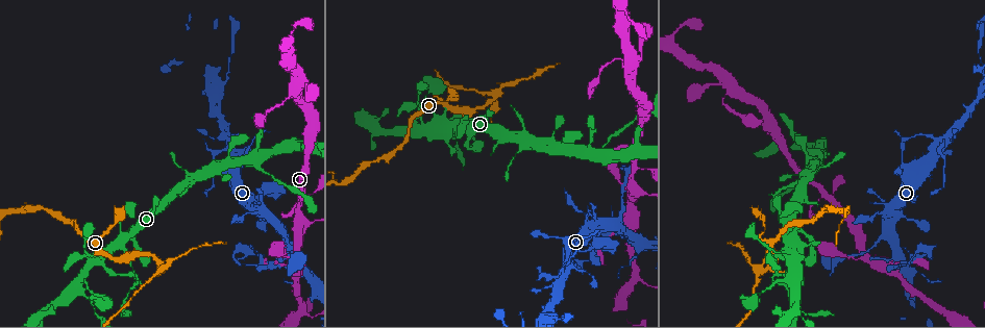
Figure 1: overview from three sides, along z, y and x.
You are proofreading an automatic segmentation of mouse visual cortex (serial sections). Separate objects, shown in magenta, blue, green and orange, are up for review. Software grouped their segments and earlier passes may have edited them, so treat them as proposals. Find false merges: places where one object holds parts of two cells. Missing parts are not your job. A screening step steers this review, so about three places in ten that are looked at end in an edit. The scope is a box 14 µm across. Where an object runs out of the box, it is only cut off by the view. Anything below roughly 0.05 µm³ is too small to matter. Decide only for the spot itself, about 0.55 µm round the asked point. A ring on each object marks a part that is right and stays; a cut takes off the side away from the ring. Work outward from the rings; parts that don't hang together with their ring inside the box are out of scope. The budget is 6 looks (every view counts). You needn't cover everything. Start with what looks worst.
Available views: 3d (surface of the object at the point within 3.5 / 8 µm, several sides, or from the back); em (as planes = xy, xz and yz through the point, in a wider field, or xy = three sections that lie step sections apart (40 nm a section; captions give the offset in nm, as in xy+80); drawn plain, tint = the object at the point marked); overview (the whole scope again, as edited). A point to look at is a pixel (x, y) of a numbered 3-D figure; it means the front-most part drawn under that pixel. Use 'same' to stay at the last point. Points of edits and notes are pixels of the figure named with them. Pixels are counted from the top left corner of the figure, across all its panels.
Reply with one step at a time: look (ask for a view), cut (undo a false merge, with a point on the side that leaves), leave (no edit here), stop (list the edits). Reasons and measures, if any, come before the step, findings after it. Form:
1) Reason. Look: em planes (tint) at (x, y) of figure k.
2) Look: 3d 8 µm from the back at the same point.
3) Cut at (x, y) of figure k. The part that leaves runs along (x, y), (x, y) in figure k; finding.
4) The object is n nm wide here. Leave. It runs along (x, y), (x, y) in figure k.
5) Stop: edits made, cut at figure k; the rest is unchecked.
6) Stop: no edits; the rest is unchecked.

Sharp bend. Look: 3d 8 µm at (302, 199) of figure 1.

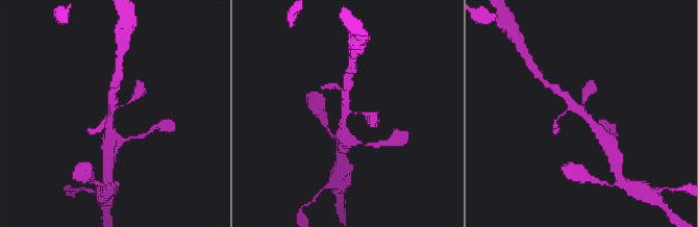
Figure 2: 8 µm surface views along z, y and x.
Zoom in. Look: 3d 3.5 µm from the back at (345, 109) of figure 2.

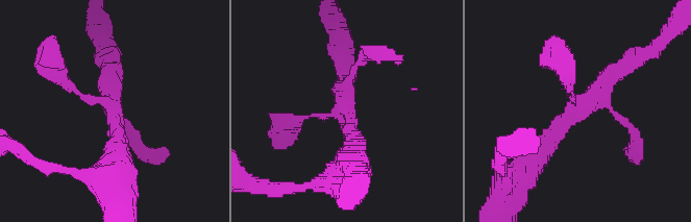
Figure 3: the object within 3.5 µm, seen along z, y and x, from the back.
Shape alone is not enough. Look: em xy step 2 (tint) at (113, 109) of figure 3.

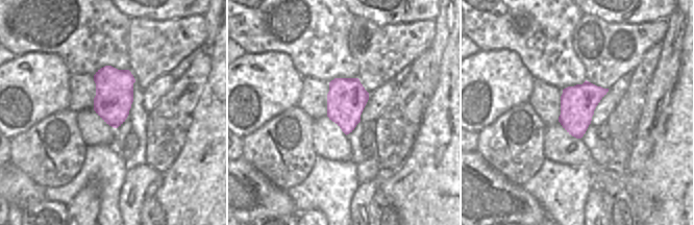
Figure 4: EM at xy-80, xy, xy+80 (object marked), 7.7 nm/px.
Leave. It runs along (631, 63), (567, 117), (529, 162) in figure 3; continuous, no second cell.

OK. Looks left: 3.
Abrupt turn. Look: 3d 3.5 µm at (620, 59) of figure 1.

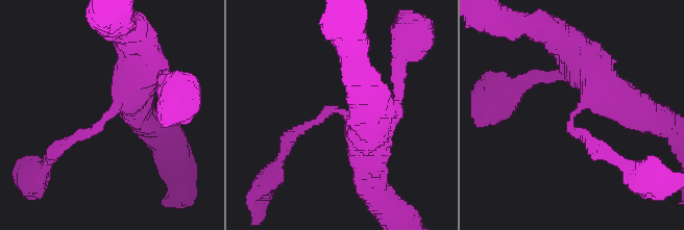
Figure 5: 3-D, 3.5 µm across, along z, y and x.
Look: em xy step 5 (tint) at (104, 118) of figure 5.

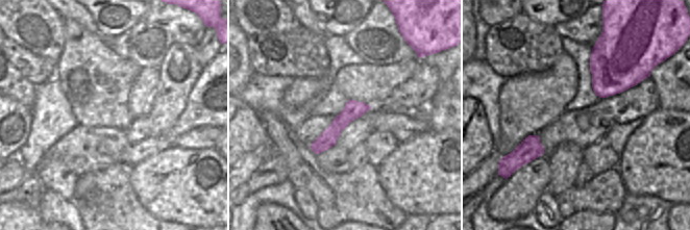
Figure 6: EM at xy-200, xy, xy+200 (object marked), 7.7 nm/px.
The arms are 150, 450 nm wide. Leave. It runs along (127, 97), (96, 129), (54, 152) in figure 5; all the same cell.

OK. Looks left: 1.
Stop: no edits; the rest is unchecked.

